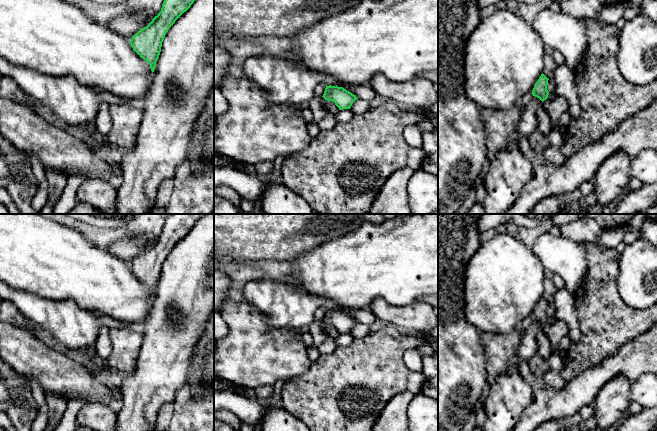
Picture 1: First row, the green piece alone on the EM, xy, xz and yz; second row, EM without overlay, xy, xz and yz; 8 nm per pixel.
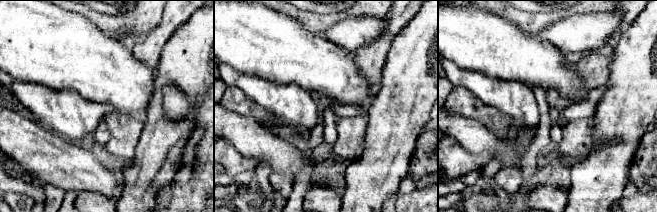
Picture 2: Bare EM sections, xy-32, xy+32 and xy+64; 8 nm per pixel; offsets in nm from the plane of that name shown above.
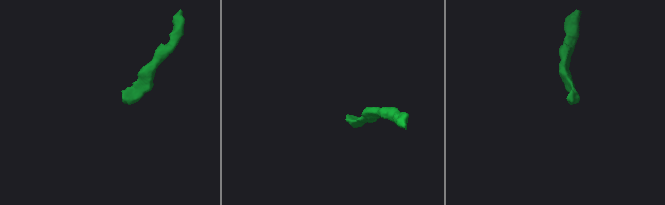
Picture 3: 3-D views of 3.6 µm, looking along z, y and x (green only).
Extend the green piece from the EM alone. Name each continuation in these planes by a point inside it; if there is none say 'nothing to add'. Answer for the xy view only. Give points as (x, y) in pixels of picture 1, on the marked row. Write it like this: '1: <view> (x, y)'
nothing to add

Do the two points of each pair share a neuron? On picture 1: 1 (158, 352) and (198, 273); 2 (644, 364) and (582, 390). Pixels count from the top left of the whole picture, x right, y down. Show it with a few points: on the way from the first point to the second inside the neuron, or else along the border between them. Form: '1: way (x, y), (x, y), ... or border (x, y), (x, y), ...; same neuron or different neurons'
1: way (180, 338), (193, 323), (194, 295); same neuron
2: way (629, 364), (616, 364), (597, 376); same neuron

